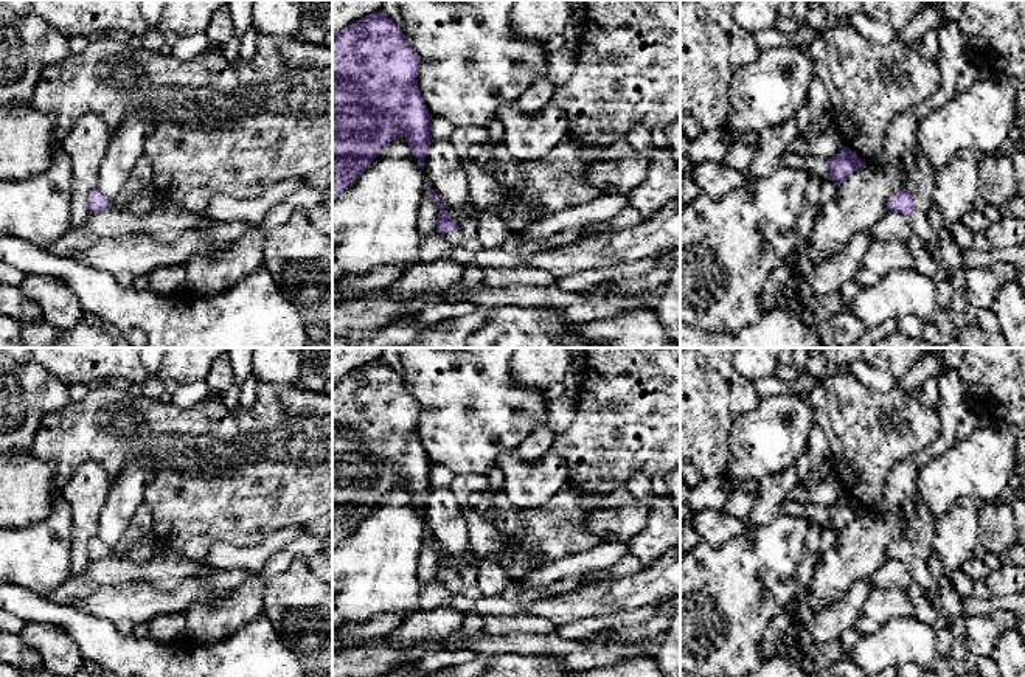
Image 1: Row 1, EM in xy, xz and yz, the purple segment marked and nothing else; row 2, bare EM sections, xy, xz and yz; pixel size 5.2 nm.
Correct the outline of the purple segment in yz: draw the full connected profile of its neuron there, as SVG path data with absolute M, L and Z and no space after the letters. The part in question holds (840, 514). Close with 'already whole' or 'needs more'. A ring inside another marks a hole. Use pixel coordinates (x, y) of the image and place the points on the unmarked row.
M843 495L837 503L826 508L829 526L840 534L853 520L865 512L850 495Z; already whole

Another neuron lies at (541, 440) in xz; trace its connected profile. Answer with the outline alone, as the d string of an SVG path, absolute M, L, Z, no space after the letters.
M540 425L516 449L516 453L525 461L534 461L551 450L553 443L553 430L548 425Z

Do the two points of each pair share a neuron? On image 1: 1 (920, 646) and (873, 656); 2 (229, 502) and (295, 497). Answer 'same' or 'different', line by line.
1: same
2: same

